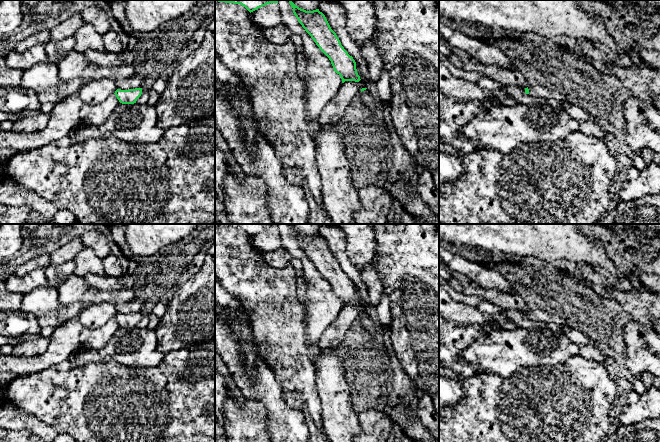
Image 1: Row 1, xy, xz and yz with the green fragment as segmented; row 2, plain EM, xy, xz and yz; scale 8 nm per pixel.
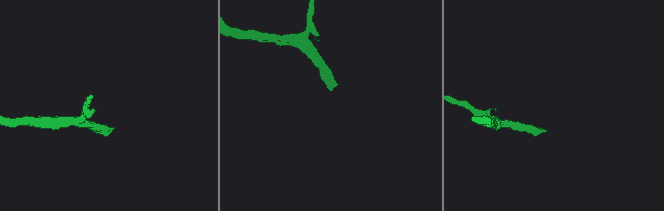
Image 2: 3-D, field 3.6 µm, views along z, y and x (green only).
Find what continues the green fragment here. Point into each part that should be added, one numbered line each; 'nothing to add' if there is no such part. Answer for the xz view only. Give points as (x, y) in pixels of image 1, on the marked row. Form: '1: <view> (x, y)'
1: xz (368, 100)

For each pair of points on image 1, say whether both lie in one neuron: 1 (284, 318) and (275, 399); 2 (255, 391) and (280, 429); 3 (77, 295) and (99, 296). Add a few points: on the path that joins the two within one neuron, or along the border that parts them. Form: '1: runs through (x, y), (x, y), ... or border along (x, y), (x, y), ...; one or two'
1: border along (264, 360), (279, 379), (286, 399); two
2: runs through (266, 397), (278, 409), (280, 418); one
3: runs through (82, 295), (94, 295); one

